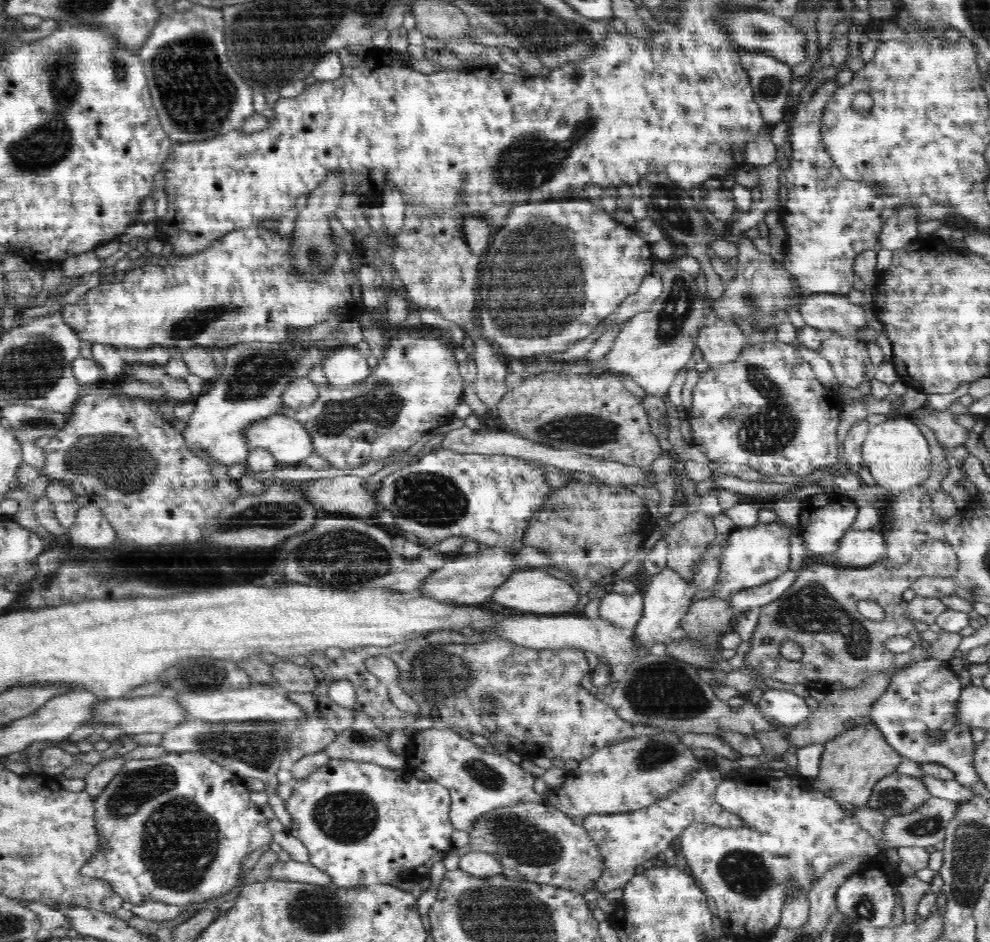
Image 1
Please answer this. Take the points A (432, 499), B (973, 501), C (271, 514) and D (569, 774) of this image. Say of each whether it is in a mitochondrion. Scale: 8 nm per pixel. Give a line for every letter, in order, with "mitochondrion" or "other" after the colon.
A: mitochondrion
B: other
C: mitochondrion
D: other

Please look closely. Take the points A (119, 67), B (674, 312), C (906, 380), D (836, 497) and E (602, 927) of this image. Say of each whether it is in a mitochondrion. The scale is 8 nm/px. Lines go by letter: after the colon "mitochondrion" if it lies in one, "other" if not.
A: mitochondrion
B: mitochondrion
C: other
D: other
E: other

